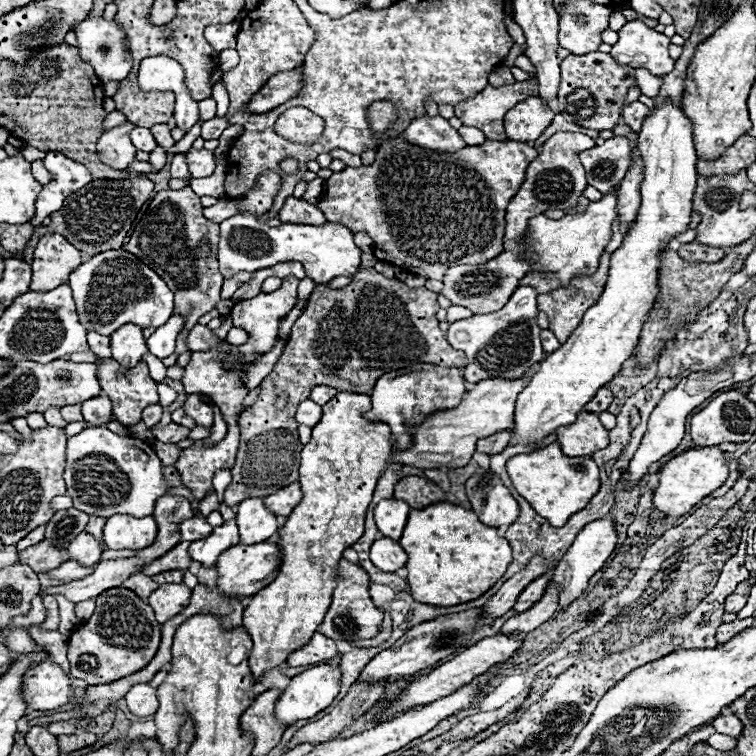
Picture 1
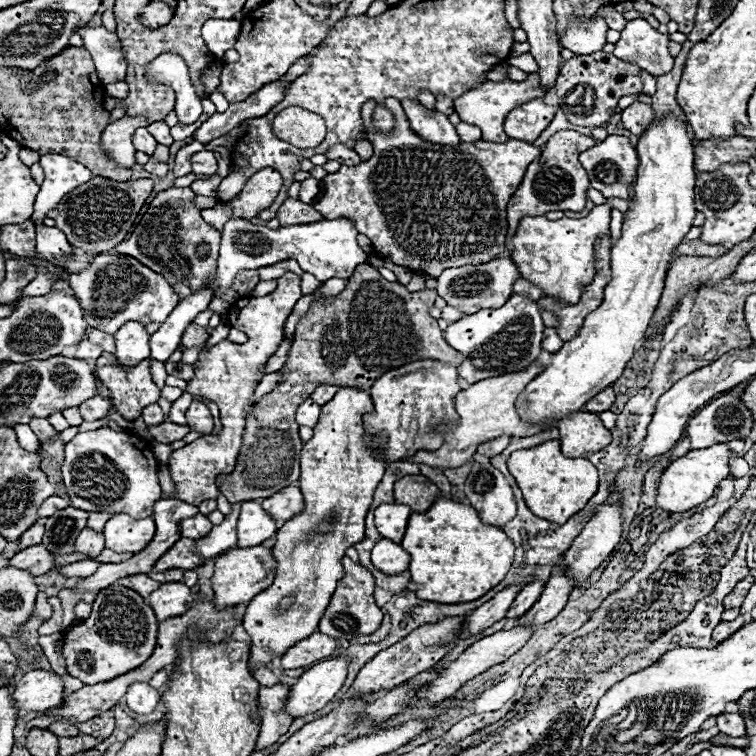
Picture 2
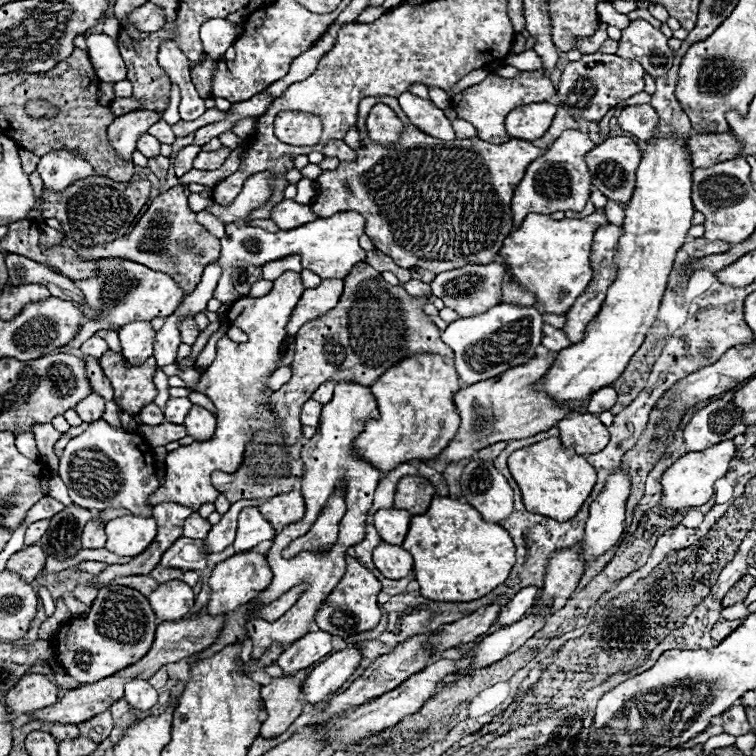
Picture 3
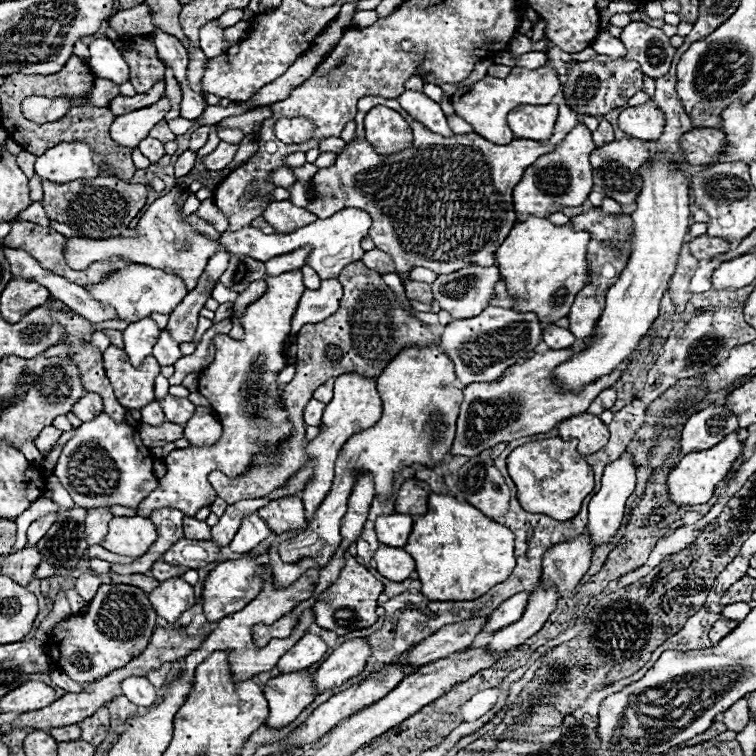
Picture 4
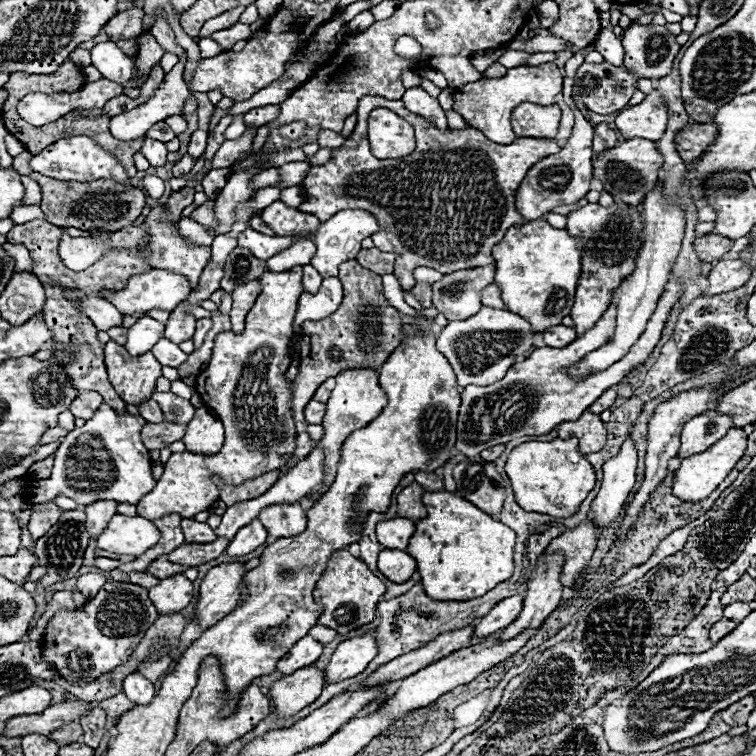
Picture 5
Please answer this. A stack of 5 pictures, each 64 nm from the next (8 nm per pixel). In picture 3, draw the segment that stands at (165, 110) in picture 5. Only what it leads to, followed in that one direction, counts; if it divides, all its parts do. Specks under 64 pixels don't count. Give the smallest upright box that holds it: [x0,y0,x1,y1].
[108,110,164,160]

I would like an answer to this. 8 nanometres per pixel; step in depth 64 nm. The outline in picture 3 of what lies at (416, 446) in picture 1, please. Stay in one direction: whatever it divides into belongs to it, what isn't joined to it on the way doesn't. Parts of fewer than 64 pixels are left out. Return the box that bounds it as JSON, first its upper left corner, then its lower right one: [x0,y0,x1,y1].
[438,354,590,462]

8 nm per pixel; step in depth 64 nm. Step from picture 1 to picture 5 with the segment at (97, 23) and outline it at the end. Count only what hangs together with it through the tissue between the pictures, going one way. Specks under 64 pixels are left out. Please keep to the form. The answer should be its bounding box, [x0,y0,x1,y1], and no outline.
[92,42,134,84]

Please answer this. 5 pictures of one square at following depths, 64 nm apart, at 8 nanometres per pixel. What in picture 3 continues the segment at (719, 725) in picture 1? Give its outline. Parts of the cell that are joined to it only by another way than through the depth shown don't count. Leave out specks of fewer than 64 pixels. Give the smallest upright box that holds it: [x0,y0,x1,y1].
[722,702,750,736]

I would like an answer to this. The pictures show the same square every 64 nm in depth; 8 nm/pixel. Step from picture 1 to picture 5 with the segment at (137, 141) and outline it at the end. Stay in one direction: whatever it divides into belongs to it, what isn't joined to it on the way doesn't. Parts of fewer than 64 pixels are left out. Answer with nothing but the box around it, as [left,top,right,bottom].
[140,138,168,168]

